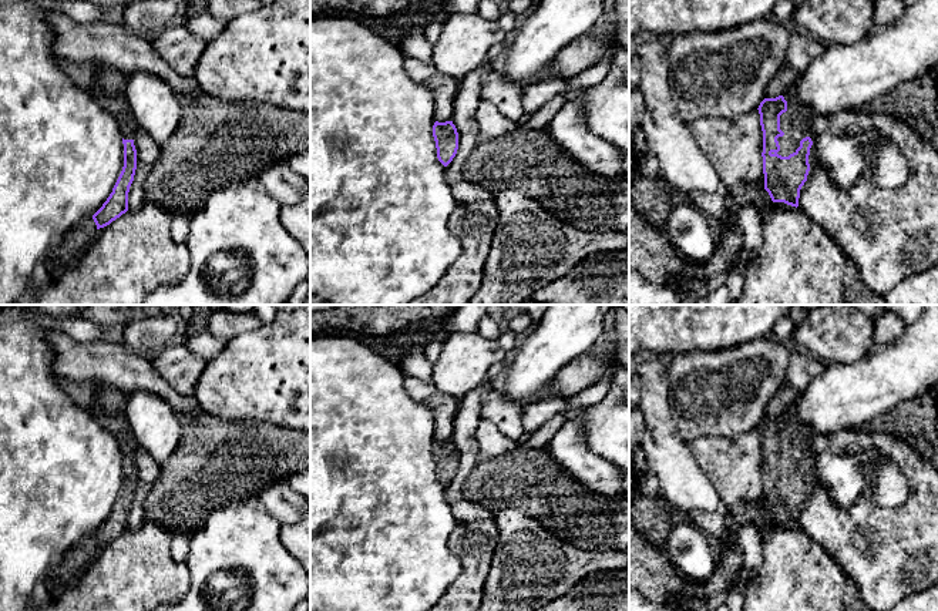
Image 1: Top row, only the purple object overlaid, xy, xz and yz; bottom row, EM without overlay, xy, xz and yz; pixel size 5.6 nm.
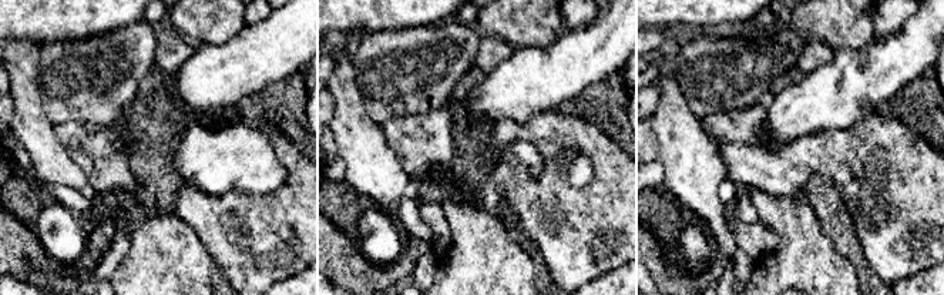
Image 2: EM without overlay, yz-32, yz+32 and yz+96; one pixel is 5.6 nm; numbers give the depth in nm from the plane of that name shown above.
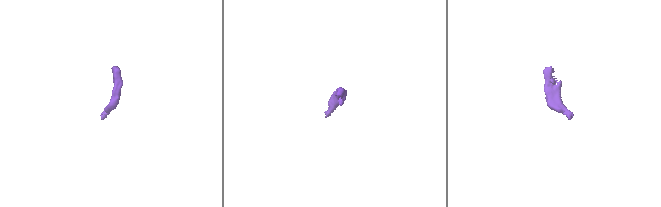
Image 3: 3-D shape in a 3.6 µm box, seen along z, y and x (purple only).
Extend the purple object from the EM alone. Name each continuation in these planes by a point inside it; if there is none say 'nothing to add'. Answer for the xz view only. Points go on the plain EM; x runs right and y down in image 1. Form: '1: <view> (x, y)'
nothing to add

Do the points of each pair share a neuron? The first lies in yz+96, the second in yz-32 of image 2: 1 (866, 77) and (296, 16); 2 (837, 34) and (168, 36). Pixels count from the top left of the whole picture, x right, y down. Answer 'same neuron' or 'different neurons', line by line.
1: same neuron
2: different neurons

